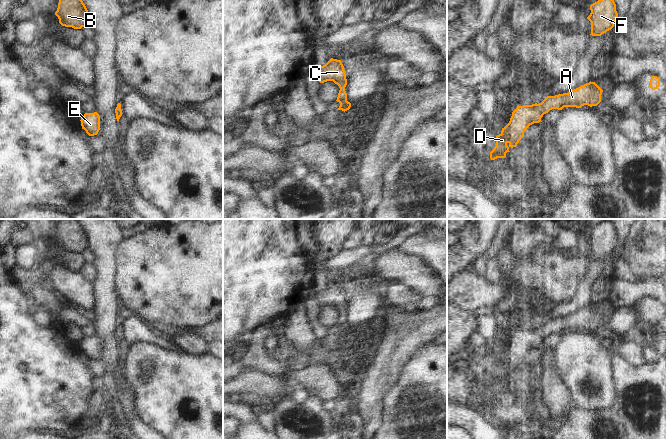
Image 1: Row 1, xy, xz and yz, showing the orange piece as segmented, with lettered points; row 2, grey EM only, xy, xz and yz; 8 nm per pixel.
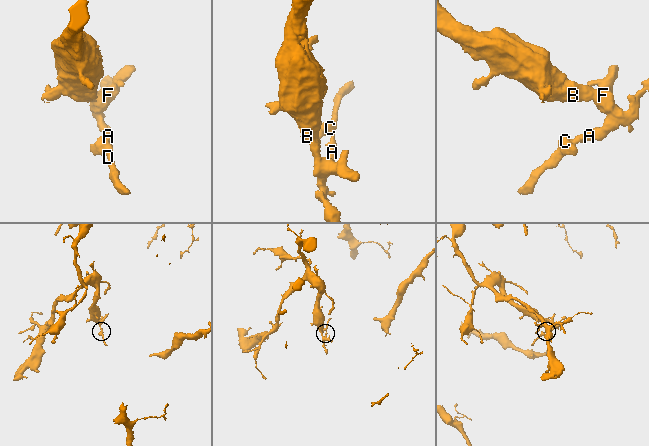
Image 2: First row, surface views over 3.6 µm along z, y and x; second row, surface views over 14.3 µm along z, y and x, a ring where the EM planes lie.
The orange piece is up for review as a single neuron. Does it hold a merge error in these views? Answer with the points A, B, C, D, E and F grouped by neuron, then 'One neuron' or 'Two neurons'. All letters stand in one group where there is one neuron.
Groups: A B C D E F. One neuron.

